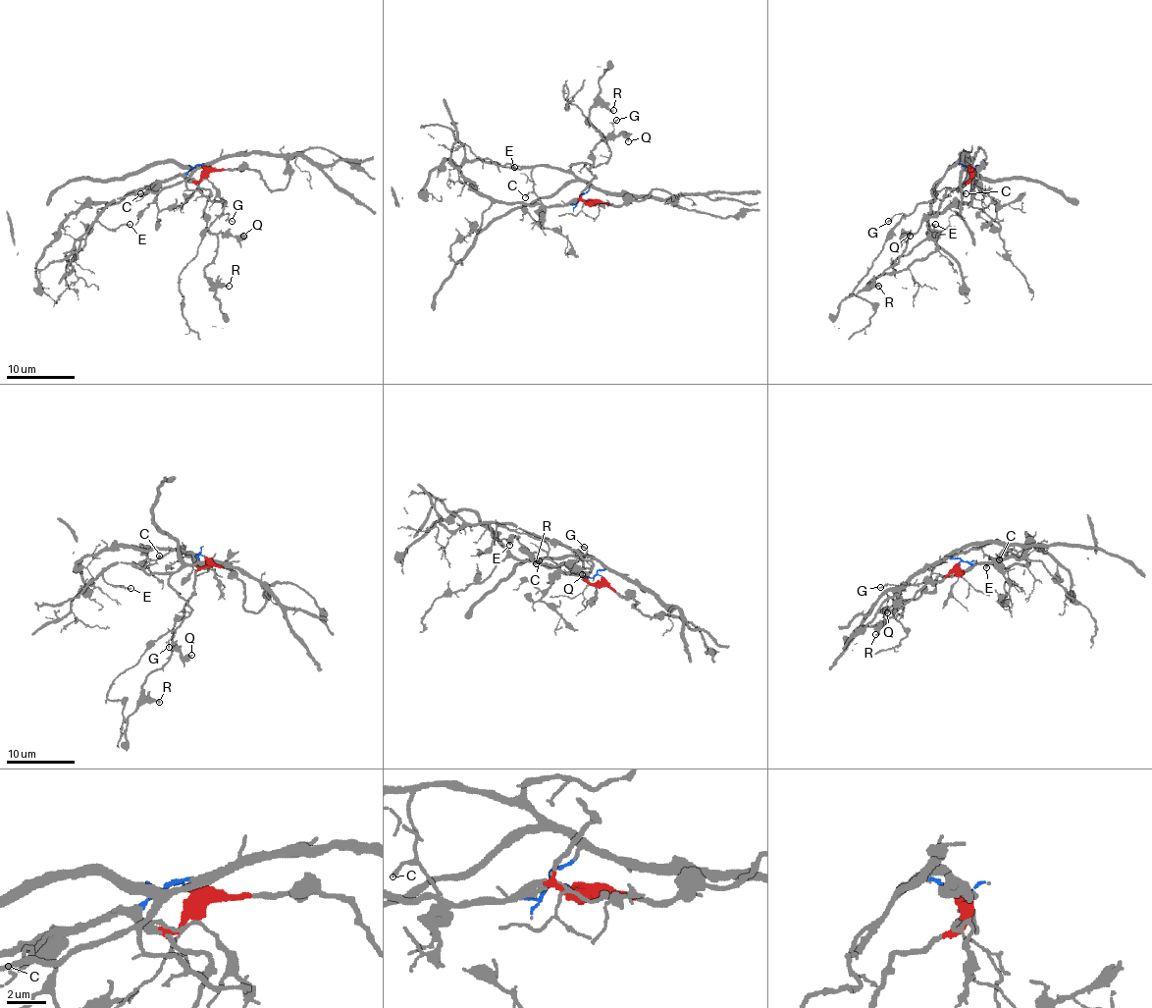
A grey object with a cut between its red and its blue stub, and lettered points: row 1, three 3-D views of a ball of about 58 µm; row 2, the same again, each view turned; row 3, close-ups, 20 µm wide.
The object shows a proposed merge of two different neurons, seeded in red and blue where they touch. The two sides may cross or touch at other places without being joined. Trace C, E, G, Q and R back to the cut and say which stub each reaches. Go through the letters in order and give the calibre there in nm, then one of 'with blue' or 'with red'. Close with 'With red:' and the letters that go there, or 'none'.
C: calibre 170 nm; with blue
E: calibre 170 nm; with blue
G: calibre 90 nm; with blue
Q: calibre 300 nm; with red
R: calibre 240 nm; with red
With red: Q, R

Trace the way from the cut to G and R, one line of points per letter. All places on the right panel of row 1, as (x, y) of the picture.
G: (969, 167), (956, 163), (933, 185), (935, 199), (919, 202), (908, 214), (894, 214), (888, 221)
R: (969, 167), (970, 179), (945, 192), (938, 211), (908, 237), (907, 250), (879, 276), (874, 283), (877, 286)

